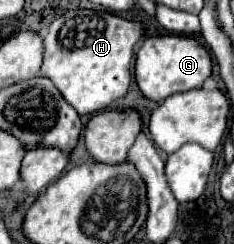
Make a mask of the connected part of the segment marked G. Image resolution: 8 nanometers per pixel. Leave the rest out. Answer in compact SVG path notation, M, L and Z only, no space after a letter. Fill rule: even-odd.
M157 35L145 39L135 59L135 81L143 97L151 101L163 101L173 93L191 91L203 85L211 75L211 55L197 39L181 35Z

